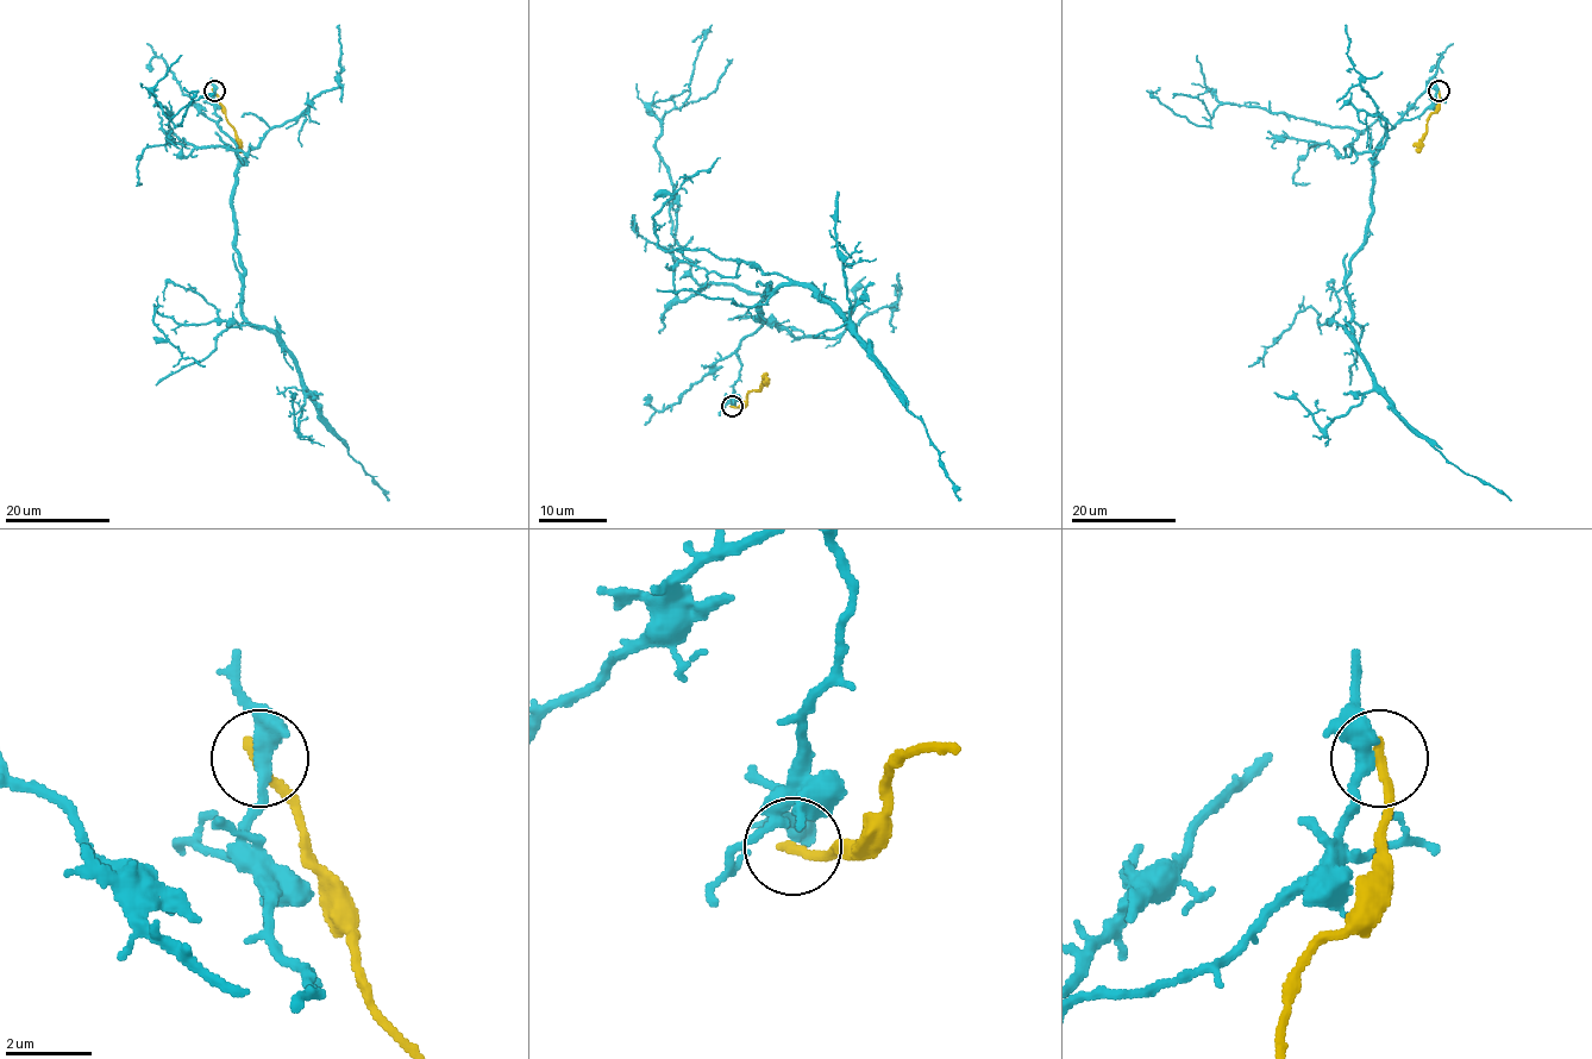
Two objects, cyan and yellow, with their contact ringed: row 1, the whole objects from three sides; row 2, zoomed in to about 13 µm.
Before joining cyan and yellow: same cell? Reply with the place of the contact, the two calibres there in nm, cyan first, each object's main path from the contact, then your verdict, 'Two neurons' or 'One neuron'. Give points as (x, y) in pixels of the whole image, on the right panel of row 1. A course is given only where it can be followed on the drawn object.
Place: (1439, 91). Thickness 380 nm (cyan) against 240 nm. Course of cyan: (1437, 92), (1374, 150), (1366, 243), (1346, 281), (1347, 333), (1398, 414), (1449, 463), (1510, 501). Course of yellow: (1439, 92), (1437, 108), (1428, 118), (1426, 135), (1416, 152). Two neurons

